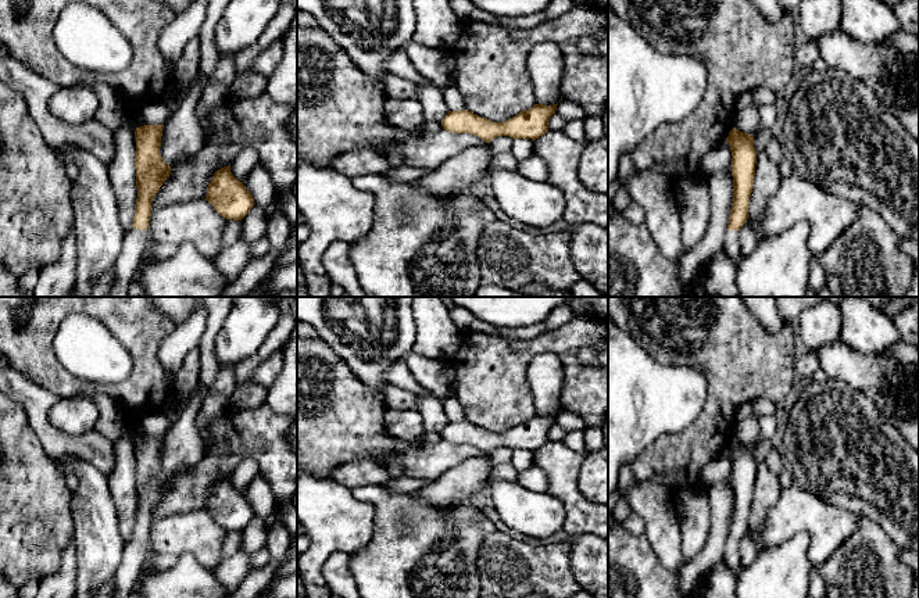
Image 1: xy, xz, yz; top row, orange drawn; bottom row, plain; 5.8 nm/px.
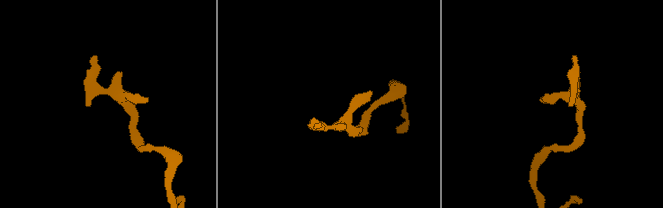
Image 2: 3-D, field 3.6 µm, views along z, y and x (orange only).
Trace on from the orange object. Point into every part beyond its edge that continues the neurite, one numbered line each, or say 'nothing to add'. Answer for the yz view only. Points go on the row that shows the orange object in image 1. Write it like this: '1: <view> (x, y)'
1: yz (730, 246)

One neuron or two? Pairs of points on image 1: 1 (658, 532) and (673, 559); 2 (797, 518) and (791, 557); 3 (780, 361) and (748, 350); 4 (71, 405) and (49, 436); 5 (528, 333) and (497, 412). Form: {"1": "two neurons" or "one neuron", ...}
{"1": "one neuron", "2": "two neurons", "3": "one neuron", "4": "two neurons", "5": "two neurons"}

